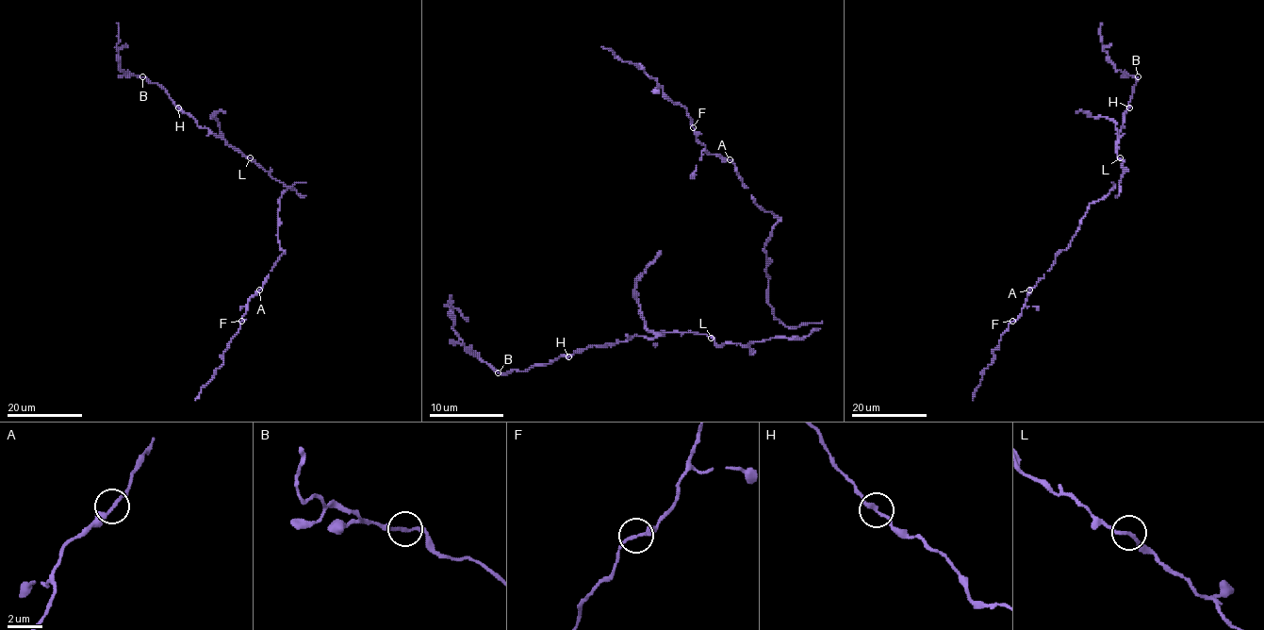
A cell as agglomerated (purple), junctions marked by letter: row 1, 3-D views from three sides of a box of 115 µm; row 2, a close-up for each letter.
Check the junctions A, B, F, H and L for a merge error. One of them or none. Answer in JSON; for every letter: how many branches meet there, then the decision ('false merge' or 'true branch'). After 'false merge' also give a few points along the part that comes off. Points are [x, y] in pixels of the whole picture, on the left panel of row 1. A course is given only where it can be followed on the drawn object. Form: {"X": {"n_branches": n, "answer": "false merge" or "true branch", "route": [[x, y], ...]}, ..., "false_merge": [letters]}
{"A": {"n_branches": 2, "answer": "true branch"}, "B": {"n_branches": 2, "answer": "true branch"}, "F": {"n_branches": 2, "answer": "true branch"}, "H": {"n_branches": 2, "answer": "true branch"}, "L": {"n_branches": 2, "answer": "true branch"}, "false_merge": []}

